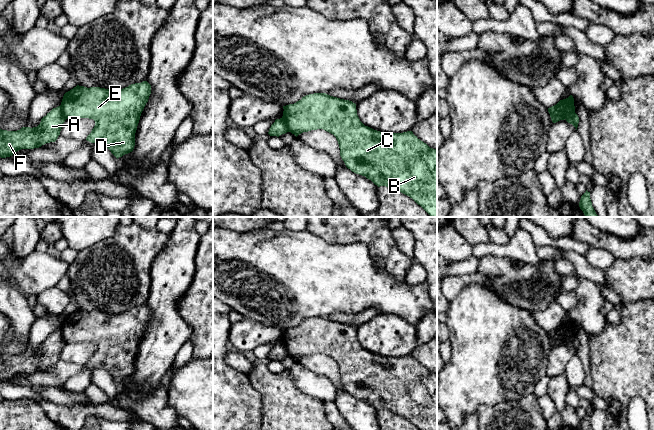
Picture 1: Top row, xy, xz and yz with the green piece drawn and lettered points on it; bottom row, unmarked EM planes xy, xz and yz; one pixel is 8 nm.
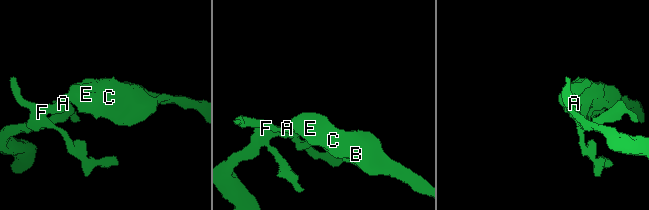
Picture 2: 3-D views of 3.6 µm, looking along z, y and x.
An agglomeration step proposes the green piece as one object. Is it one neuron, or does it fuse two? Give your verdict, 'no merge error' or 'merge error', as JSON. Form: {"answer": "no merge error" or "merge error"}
{"answer": "merge error"}

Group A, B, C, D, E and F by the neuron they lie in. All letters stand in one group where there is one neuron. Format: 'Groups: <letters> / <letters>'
Groups: A F / B C D E

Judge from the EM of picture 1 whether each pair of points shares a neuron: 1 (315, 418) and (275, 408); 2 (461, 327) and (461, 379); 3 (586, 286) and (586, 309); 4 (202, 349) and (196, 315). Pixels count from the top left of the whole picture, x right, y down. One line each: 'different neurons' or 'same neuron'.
1: same neuron
2: same neuron
3: same neuron
4: same neuron

